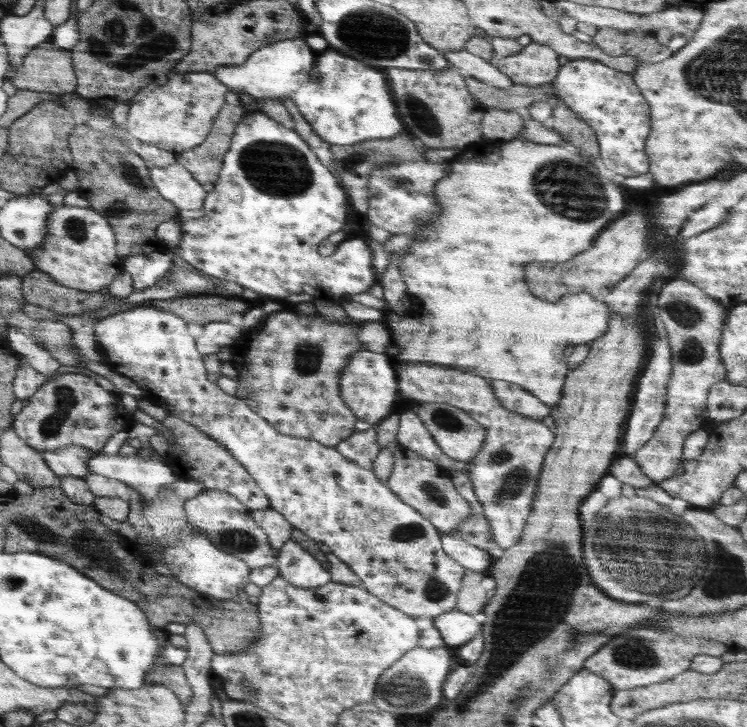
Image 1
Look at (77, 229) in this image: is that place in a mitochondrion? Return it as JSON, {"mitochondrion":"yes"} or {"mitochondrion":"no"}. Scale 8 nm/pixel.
{"mitochondrion":"yes"}

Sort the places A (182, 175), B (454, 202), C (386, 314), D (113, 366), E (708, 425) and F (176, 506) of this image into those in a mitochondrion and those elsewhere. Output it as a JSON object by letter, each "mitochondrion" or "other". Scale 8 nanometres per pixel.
{"A":"other","B":"other","C":"other","D":"other","E":"other","F":"other"}

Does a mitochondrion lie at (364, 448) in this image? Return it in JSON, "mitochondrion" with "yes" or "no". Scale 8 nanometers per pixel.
{"mitochondrion":"yes"}

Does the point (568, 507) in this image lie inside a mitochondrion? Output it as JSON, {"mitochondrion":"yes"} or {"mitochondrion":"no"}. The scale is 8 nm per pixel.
{"mitochondrion":"no"}

